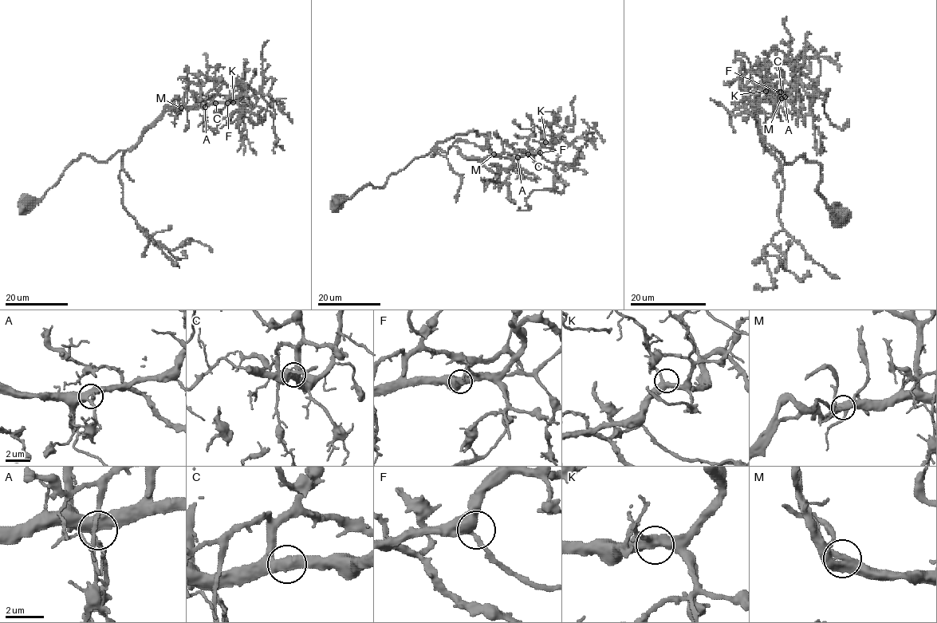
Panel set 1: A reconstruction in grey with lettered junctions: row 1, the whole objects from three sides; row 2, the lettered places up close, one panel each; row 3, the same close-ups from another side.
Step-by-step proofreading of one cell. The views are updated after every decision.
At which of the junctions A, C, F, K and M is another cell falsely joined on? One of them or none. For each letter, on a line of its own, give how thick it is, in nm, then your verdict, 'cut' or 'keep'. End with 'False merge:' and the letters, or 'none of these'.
A: calibre 440 nm; keep
C: calibre 400 nm; keep
F: calibre 440 nm; keep
K: calibre 400 nm; keep
M: calibre 440 nm; keep
False merge: none of these

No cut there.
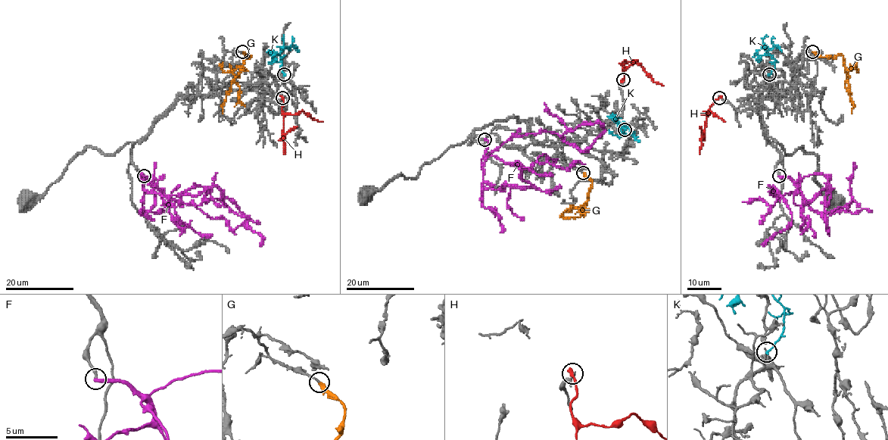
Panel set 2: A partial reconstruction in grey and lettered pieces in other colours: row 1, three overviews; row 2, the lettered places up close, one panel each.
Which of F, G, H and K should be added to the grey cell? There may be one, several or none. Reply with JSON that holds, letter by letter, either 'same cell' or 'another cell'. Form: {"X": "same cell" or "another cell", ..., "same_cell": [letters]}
{"F": "same cell", "G": "same cell", "H": "another cell", "K": "another cell", "same_cell": ["F", "G"]}

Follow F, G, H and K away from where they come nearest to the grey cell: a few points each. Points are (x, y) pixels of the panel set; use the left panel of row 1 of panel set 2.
F: (143, 176), (147, 176), (143, 189), (164, 197), (197, 195), (216, 185), (263, 238), (260, 244)
G: (242, 52), (250, 56), (247, 54), (244, 57), (243, 67), (235, 76), (222, 107), (222, 113)
H: (282, 97), (282, 110), (285, 114), (294, 115), (303, 110), (322, 122)
K: (284, 74), (279, 54), (285, 47), (290, 48), (292, 45), (299, 52)

